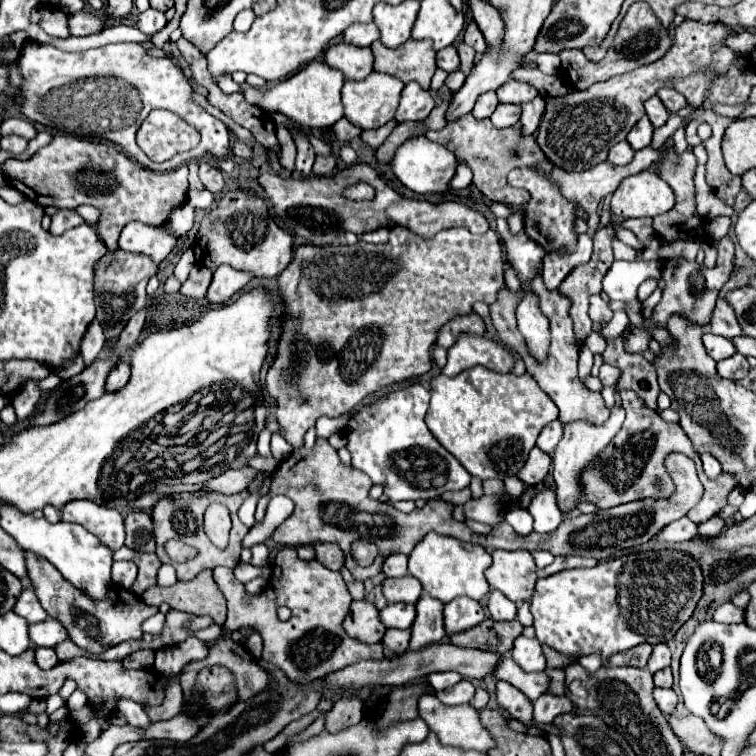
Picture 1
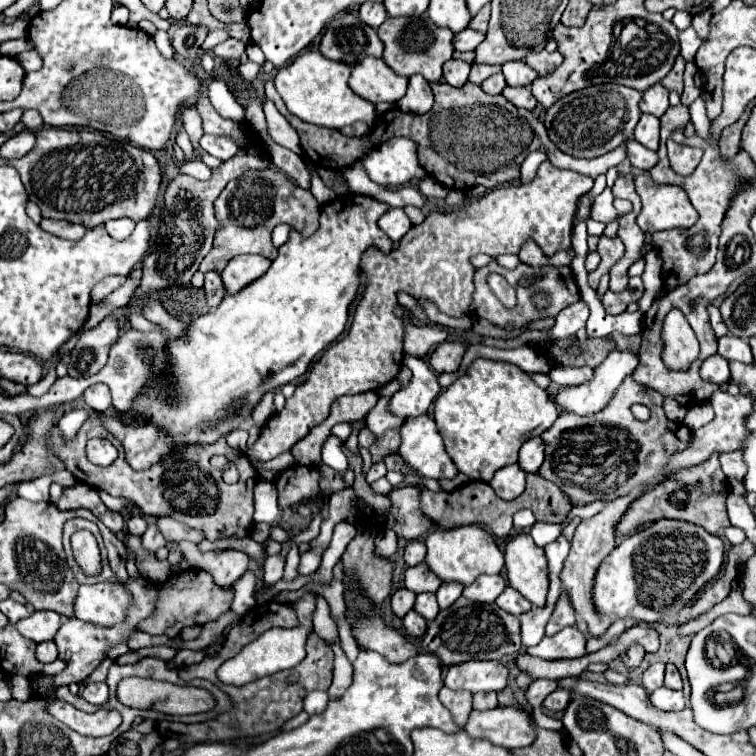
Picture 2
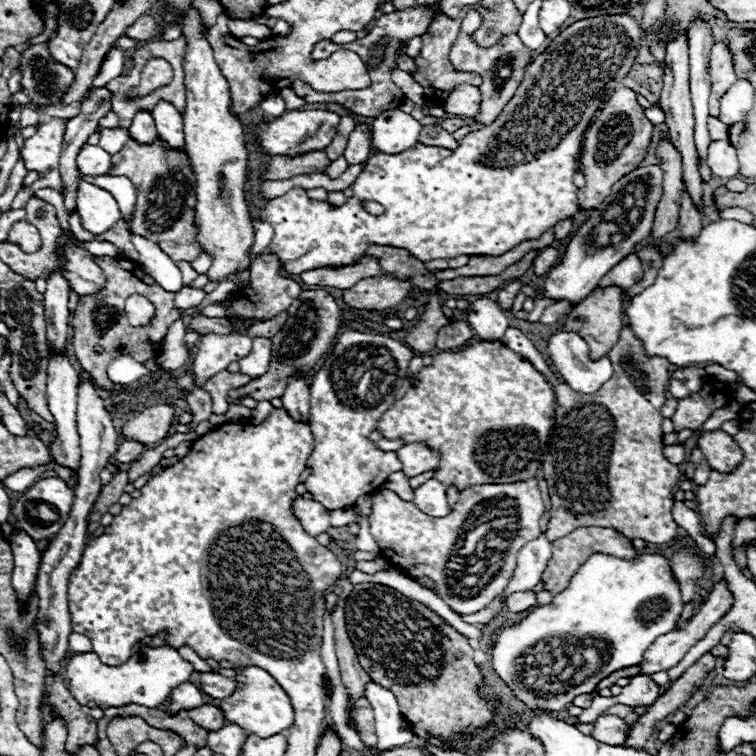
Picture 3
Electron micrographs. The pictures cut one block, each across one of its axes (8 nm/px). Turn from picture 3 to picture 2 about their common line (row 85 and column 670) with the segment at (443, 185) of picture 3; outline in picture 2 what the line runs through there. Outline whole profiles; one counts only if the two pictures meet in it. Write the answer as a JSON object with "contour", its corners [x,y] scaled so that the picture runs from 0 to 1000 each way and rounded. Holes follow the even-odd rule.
{"contour":[[[870,688],[862,696],[825,712],[791,749],[783,775],[783,799],[791,812],[812,817],[839,817],[844,823],[868,825],[870,820],[884,820],[897,815],[921,786],[952,757],[958,735],[958,720],[950,709],[937,706],[921,693],[902,688]]]}

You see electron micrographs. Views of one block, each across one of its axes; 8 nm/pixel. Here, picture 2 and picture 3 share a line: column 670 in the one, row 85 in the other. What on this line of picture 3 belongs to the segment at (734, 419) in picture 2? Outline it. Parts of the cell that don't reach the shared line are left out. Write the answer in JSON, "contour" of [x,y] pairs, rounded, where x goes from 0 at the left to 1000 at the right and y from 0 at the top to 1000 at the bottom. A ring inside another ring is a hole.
{"contour":[[[608,111],[603,114],[595,127],[587,132],[585,143],[593,151],[601,153],[614,153],[614,156],[624,156],[632,151],[635,146],[635,119],[630,114],[619,114],[619,111]]]}

